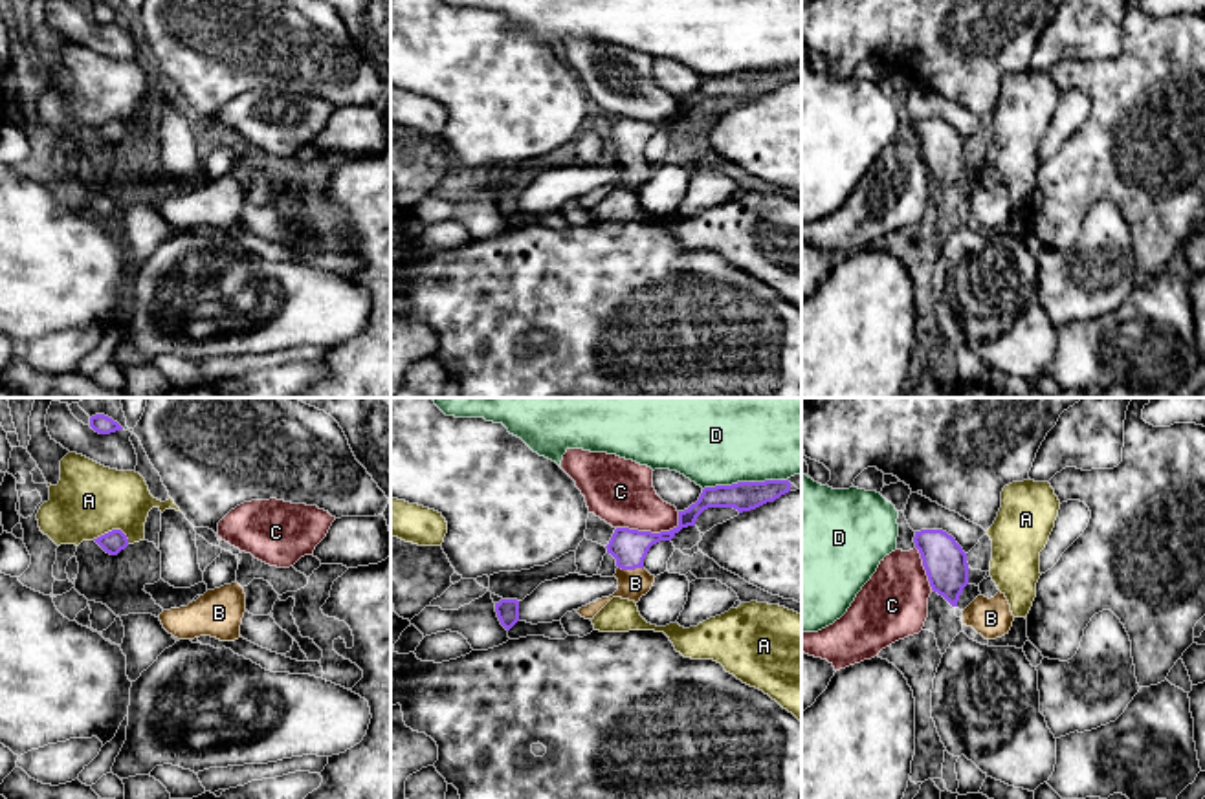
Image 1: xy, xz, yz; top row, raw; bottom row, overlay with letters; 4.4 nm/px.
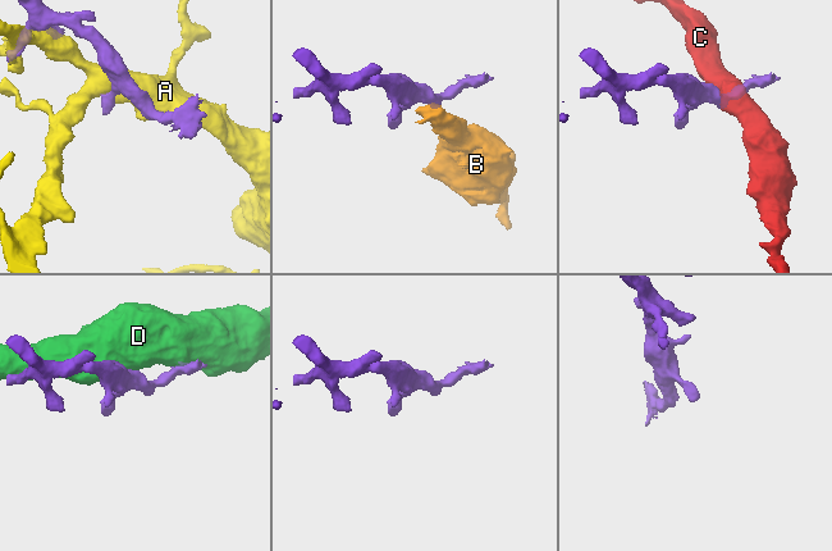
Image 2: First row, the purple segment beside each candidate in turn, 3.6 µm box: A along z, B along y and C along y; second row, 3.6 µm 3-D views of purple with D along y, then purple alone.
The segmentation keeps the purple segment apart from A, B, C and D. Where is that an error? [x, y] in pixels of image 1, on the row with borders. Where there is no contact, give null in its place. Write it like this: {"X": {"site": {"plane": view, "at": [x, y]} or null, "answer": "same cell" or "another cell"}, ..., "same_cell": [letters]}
{"A": {"site": {"plane": "xy", "at": [112, 530]}, "answer": "another cell"}, "B": {"site": {"plane": "xz", "at": [631, 569]}, "answer": "same cell"}, "C": {"site": {"plane": "xz", "at": [653, 534]}, "answer": "another cell"}, "D": {"site": {"plane": "xz", "at": [743, 482]}, "answer": "another cell"}, "same_cell": ["B"]}

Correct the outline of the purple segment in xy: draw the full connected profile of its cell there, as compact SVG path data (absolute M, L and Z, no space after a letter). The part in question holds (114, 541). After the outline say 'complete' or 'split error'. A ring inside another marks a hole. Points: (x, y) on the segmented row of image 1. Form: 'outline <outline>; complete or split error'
outline M112 530L94 541L110 555L117 555L128 546L128 539L121 530Z; complete

